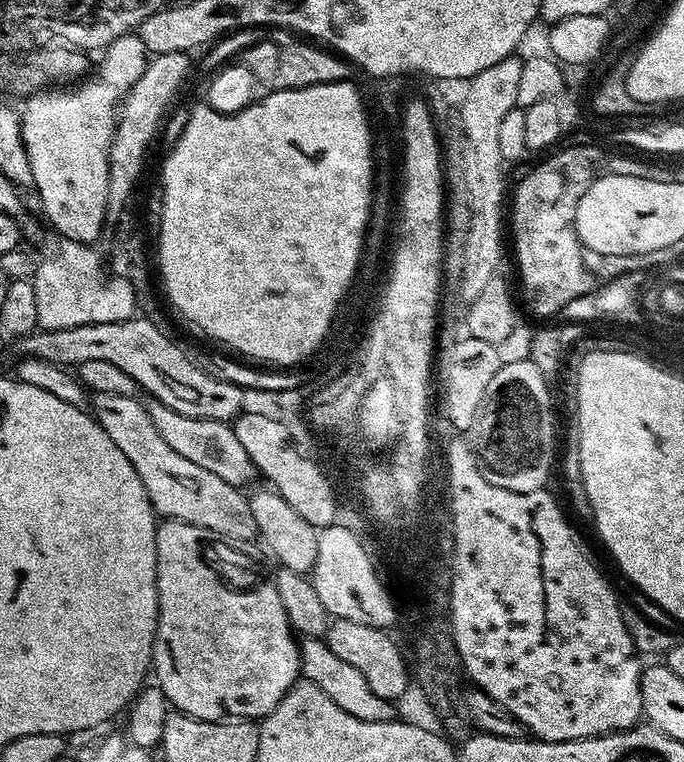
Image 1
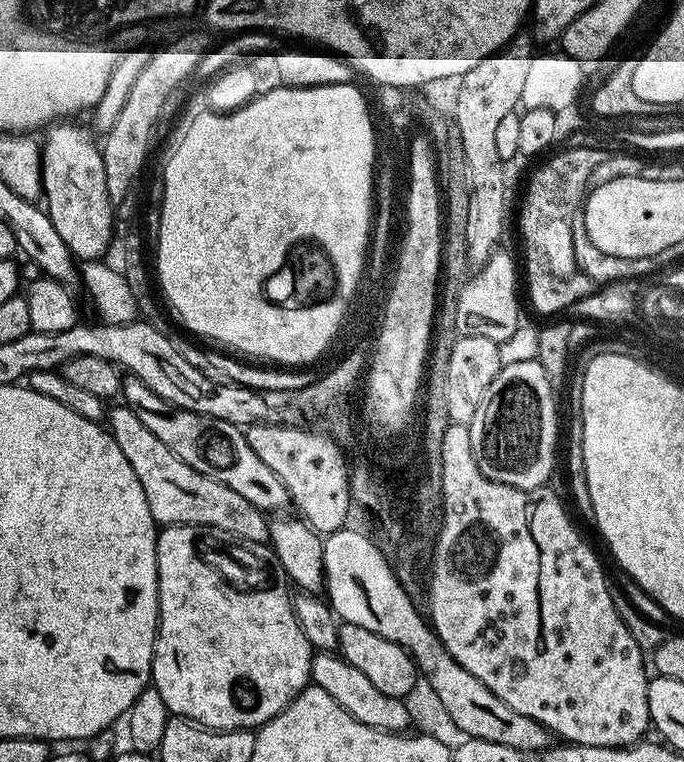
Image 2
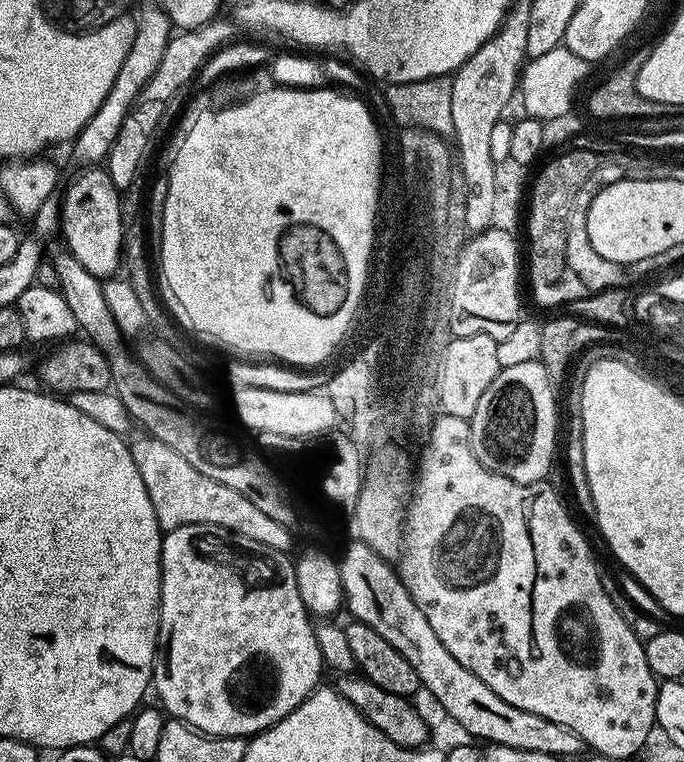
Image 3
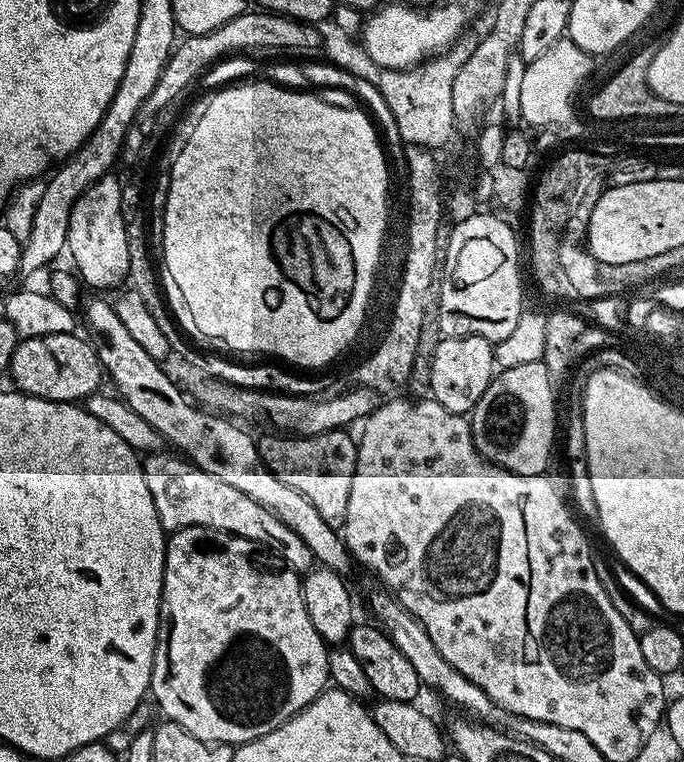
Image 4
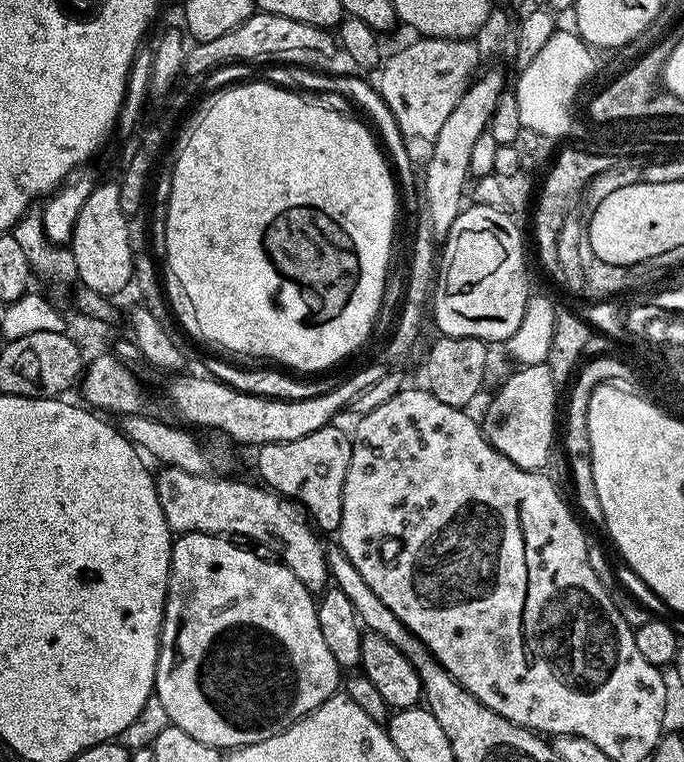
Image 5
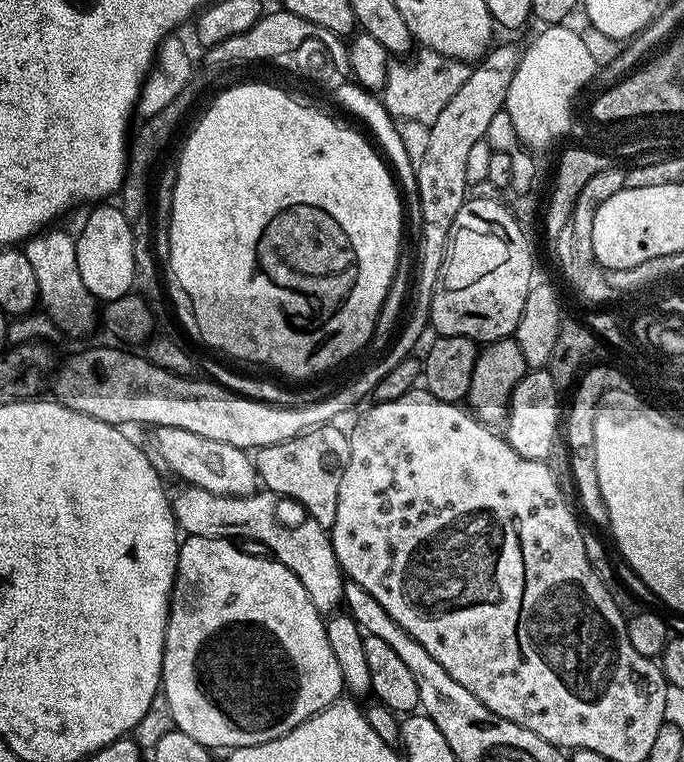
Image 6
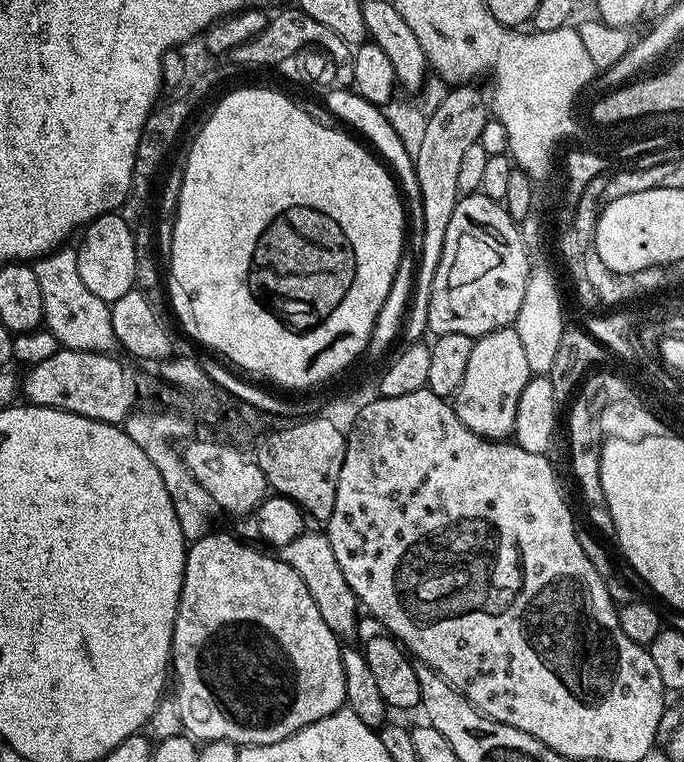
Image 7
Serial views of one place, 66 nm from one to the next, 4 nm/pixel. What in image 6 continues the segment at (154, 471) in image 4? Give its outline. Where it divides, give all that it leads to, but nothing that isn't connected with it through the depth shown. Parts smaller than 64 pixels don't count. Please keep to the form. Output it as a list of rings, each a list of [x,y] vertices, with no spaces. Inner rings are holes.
[[[180,486],[176,493],[174,491],[171,493],[170,501],[177,529],[184,536],[201,536],[202,538],[223,536],[239,538],[241,541],[257,540],[258,543],[265,544],[269,548],[265,549],[272,559],[282,562],[282,566],[286,566],[286,570],[290,570],[294,578],[302,582],[317,612],[332,614],[341,607],[346,577],[334,554],[329,529],[323,528],[310,518],[304,518],[301,524],[283,524],[276,517],[276,503],[278,503],[276,493],[257,490],[250,496],[219,496],[210,494],[210,490]]]

